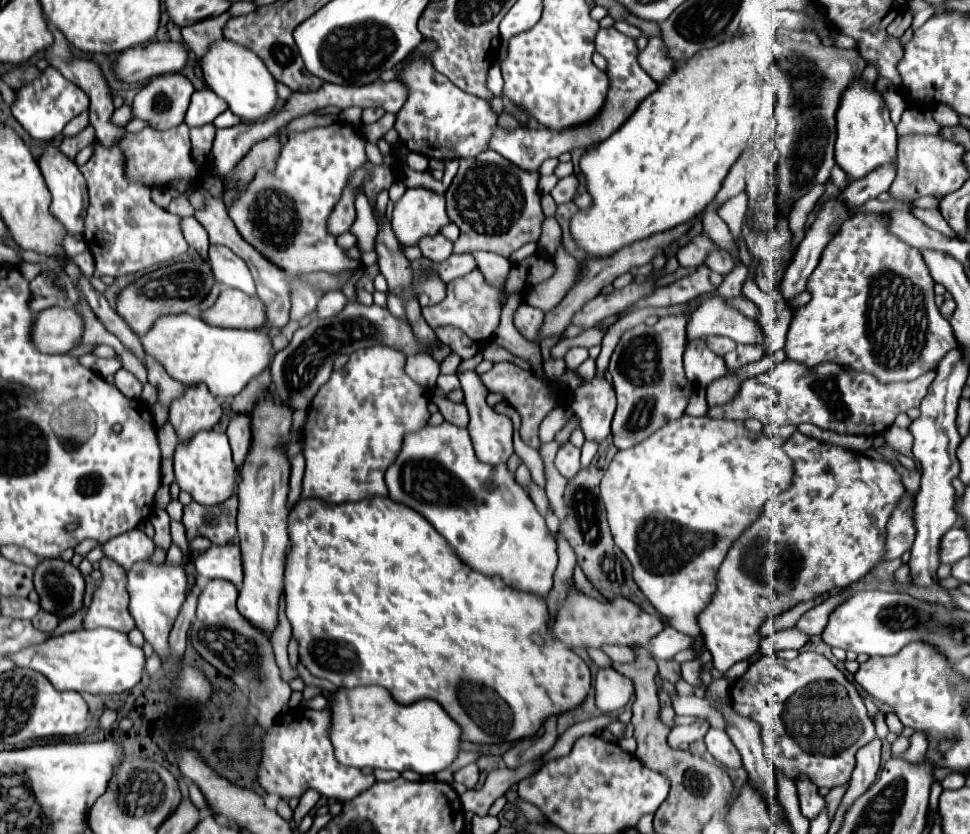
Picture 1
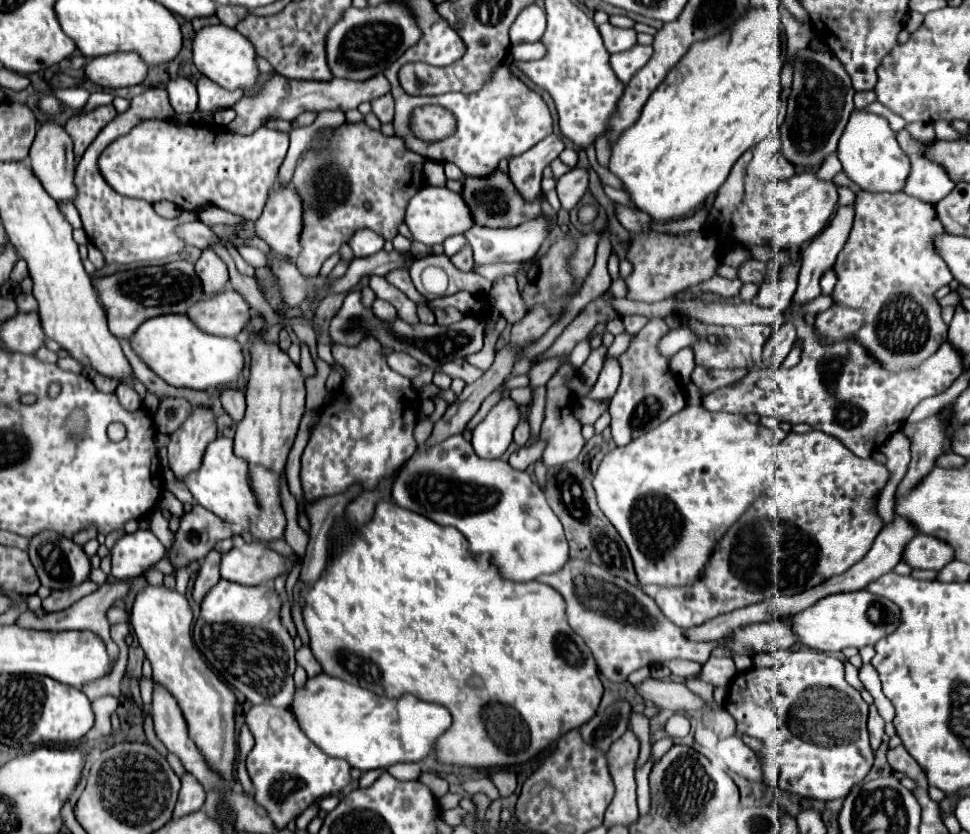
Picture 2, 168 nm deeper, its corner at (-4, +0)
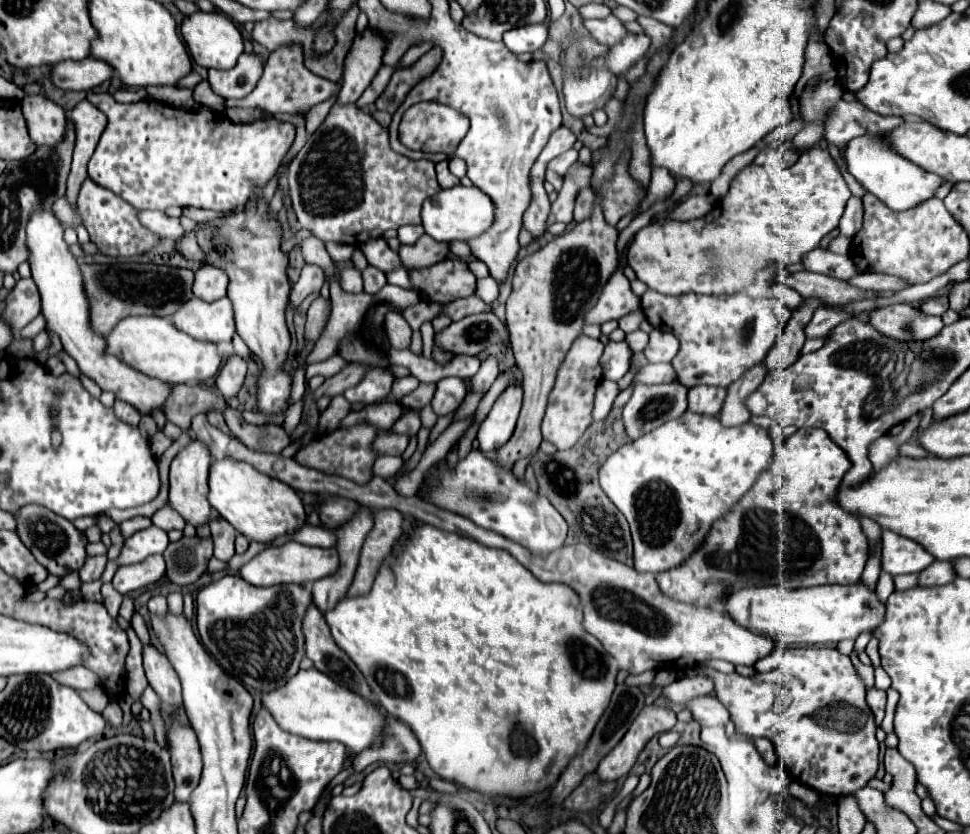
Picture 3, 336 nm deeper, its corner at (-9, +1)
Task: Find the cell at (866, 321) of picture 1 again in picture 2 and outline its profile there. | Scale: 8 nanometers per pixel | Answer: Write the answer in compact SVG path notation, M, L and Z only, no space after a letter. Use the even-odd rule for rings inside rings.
M856 193L854 227L834 263L834 273L838 277L832 293L834 305L816 315L814 323L820 343L828 345L836 341L858 341L870 355L874 355L876 361L880 361L880 365L884 365L884 369L892 371L916 369L916 365L922 365L926 357L936 353L936 349L948 337L948 325L940 317L940 305L934 293L954 279L948 265L936 257L930 243L930 239L942 231L944 227L938 221L934 205L930 203L898 193Z

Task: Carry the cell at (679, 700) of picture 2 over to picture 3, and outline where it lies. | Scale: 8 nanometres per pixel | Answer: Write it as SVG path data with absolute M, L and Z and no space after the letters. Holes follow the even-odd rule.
M715 696L695 698L687 708L693 712L693 720L701 726L725 726L729 722L727 708L723 708Z

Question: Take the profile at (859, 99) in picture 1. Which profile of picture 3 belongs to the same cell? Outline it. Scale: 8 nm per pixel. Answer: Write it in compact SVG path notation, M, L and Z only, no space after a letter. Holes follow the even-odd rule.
M867 134L849 140L845 158L849 164L849 172L861 182L861 186L865 186L871 194L875 194L881 202L885 202L893 210L909 210L915 208L917 204L923 204L923 200L935 198L935 192L943 182L941 176L925 172L923 168L895 154L885 144L885 140L879 140L879 134Z

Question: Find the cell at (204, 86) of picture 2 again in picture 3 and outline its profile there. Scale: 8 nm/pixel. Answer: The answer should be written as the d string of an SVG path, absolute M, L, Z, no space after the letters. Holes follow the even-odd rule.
M243 52L237 64L225 72L211 68L209 82L211 88L223 98L245 98L263 74L263 60L259 54Z

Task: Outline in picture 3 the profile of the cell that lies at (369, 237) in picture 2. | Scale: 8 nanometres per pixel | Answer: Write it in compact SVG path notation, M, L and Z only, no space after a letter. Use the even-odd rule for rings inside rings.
M375 238L375 240L369 240L361 246L365 258L369 264L381 268L383 272L389 272L389 270L395 270L395 268L401 268L401 258L387 246L387 242L383 238Z

